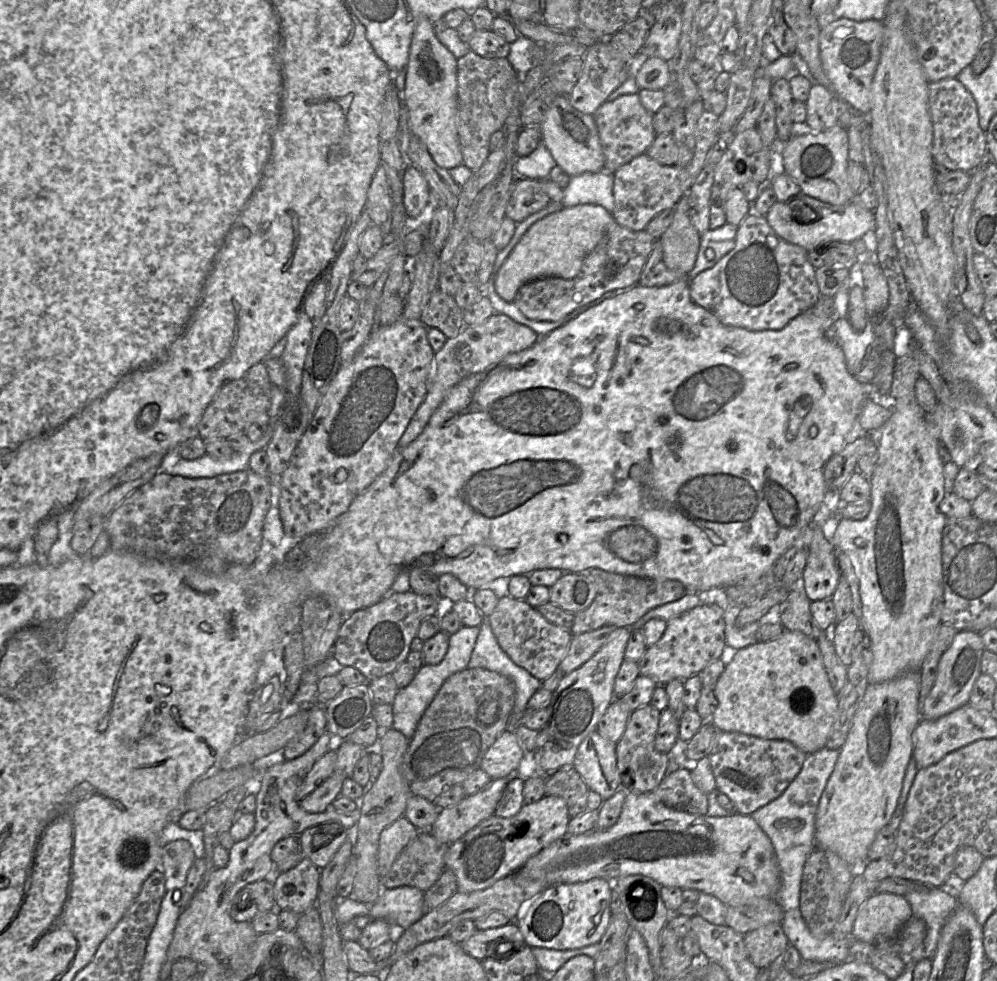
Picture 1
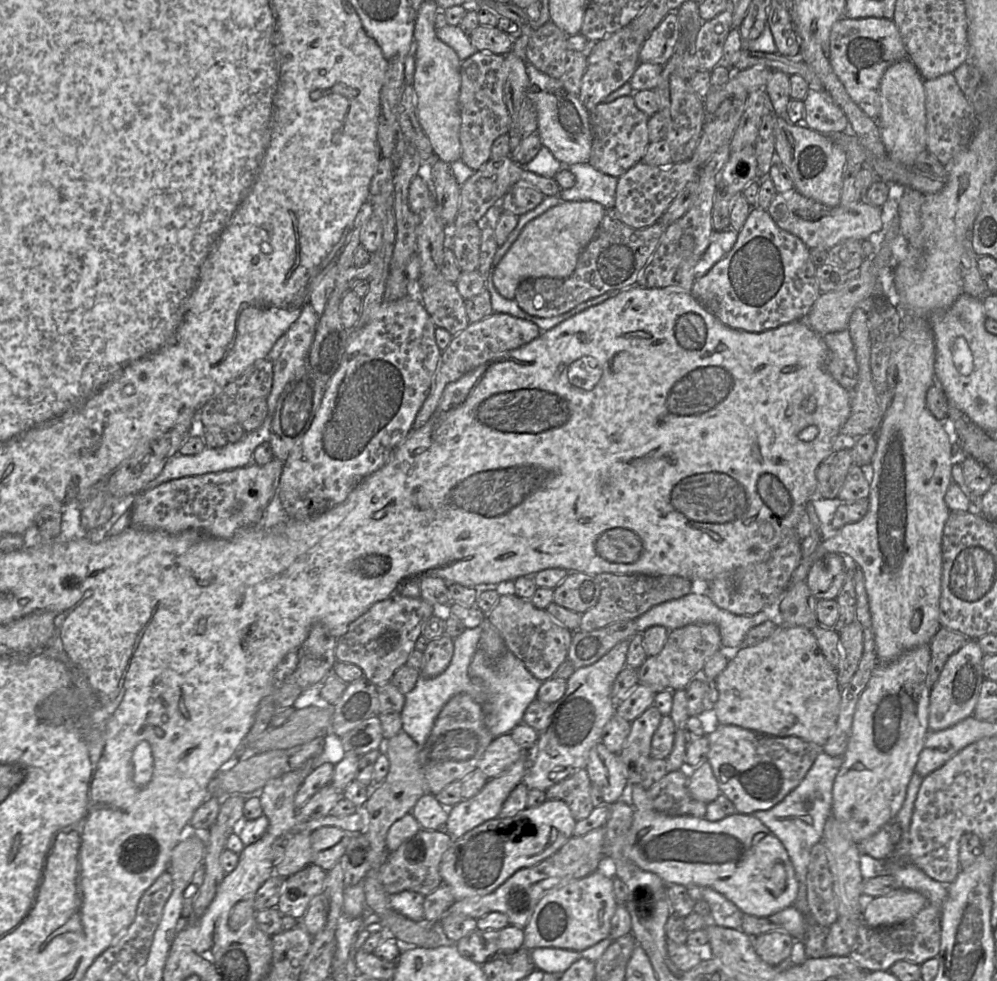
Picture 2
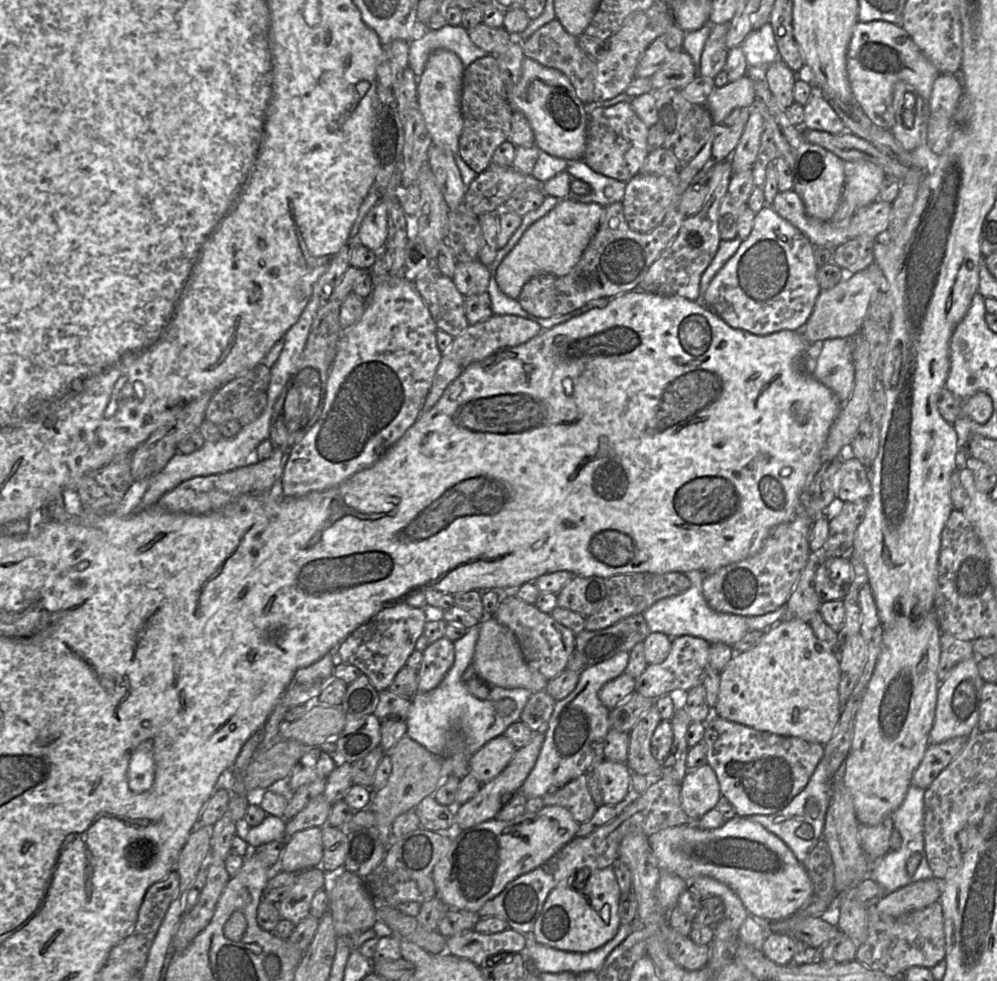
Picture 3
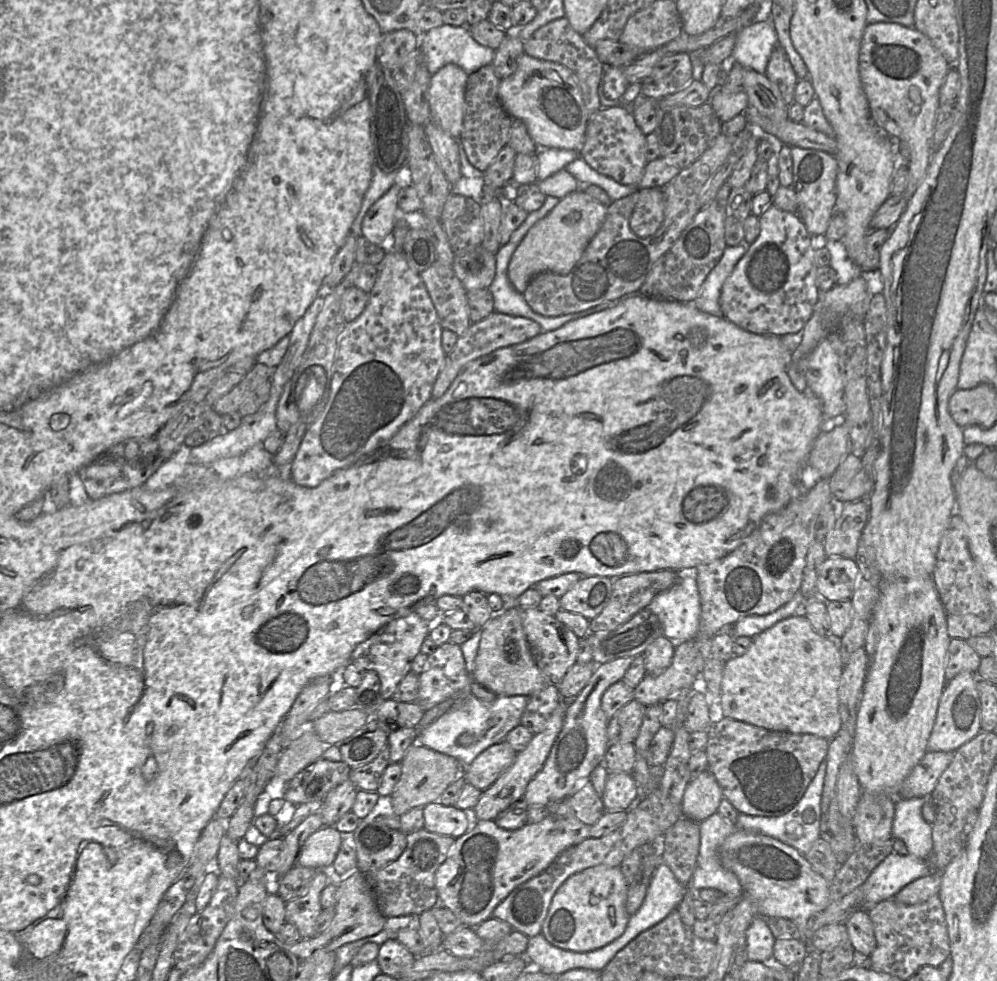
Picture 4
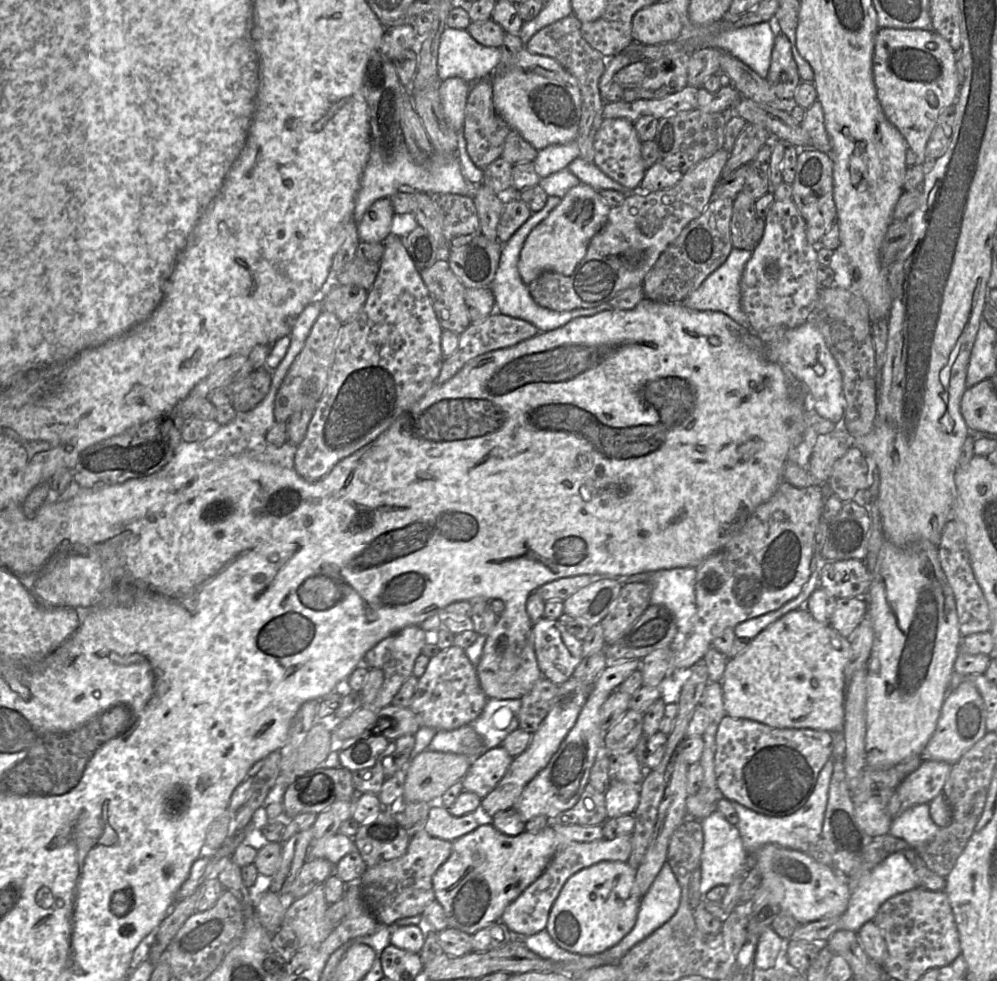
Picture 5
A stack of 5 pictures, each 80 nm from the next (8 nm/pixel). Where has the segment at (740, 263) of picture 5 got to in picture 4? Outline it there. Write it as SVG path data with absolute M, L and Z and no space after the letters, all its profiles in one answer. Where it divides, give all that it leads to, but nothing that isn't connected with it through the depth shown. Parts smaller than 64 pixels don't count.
M746 244L727 245L721 259L707 275L692 304L703 312L723 316L719 304L722 286L746 251Z

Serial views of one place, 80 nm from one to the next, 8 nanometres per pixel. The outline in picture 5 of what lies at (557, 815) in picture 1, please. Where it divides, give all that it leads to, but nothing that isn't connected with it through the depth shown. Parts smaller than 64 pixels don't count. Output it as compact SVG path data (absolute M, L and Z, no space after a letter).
M492 823L480 825L453 841L451 855L433 876L435 899L442 905L449 927L473 935L500 920L507 906L544 872L559 845L572 841L592 842L602 839L604 839L602 825L548 825L539 832L524 830L516 836L501 833Z

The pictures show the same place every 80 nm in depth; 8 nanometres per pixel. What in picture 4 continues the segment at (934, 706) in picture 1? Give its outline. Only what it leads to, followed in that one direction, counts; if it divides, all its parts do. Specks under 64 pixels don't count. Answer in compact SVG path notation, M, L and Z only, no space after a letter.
M960 672L947 682L939 700L936 720L928 740L927 751L955 752L960 746L981 732L981 701L978 677L971 672Z

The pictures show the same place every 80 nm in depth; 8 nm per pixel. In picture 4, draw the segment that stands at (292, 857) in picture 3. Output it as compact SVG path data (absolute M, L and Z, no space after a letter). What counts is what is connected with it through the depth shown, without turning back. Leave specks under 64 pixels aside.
M322 826L311 834L302 845L297 865L330 872L336 855L344 840L343 834L334 826Z

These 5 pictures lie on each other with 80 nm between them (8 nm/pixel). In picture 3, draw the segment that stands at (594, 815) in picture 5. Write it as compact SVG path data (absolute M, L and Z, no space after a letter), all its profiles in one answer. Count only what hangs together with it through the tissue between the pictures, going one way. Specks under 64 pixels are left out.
M588 774L549 791L542 798L545 806L558 805L569 810L580 824L589 821L598 808L589 791Z

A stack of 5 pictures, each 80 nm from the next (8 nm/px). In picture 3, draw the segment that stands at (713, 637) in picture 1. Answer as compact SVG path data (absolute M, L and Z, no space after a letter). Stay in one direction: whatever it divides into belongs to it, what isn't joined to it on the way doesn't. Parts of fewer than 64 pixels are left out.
M691 635L672 638L667 658L660 664L647 665L636 679L635 691L654 700L667 694L684 695L701 682L705 667L708 665L710 647L711 643L705 639Z

